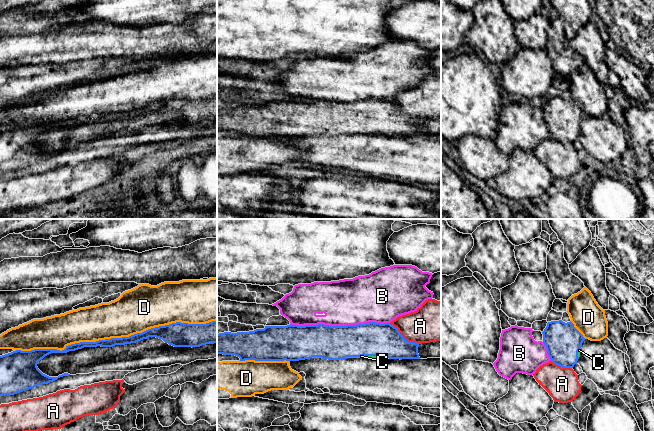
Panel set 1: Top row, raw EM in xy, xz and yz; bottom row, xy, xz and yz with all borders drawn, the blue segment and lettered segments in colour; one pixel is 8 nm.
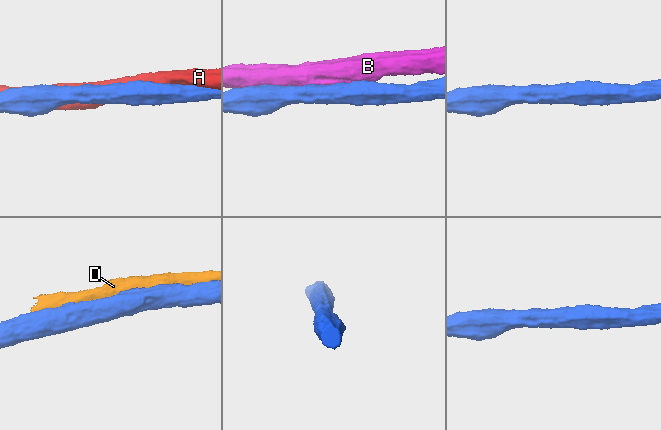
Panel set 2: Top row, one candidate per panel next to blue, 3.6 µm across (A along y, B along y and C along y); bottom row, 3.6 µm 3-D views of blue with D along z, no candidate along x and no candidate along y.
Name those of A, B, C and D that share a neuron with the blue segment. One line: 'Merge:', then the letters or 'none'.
Merge: C

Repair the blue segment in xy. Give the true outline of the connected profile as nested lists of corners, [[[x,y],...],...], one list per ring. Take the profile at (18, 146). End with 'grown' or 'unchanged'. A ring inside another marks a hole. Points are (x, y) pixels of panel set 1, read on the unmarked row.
[[[217,96],[206,100],[188,100],[176,98],[165,102],[159,102],[148,105],[142,109],[137,109],[129,113],[111,114],[105,116],[99,116],[96,118],[80,118],[66,122],[62,127],[57,125],[34,125],[31,127],[16,126],[11,129],[0,132],[0,172],[14,171],[22,167],[29,166],[38,161],[48,160],[57,156],[63,152],[69,152],[70,150],[64,149],[58,153],[49,153],[43,150],[37,143],[38,138],[45,132],[51,129],[67,129],[69,127],[75,127],[84,123],[113,123],[115,121],[125,121],[136,119],[149,113],[156,113],[162,115],[165,119],[174,123],[200,123],[206,120],[217,119]]]; unchanged

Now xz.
[[[369,98],[358,101],[265,102],[249,108],[217,110],[217,130],[235,131],[240,137],[299,137],[310,134],[340,136],[347,134],[420,135],[419,119],[408,118],[390,99]]]; grown

